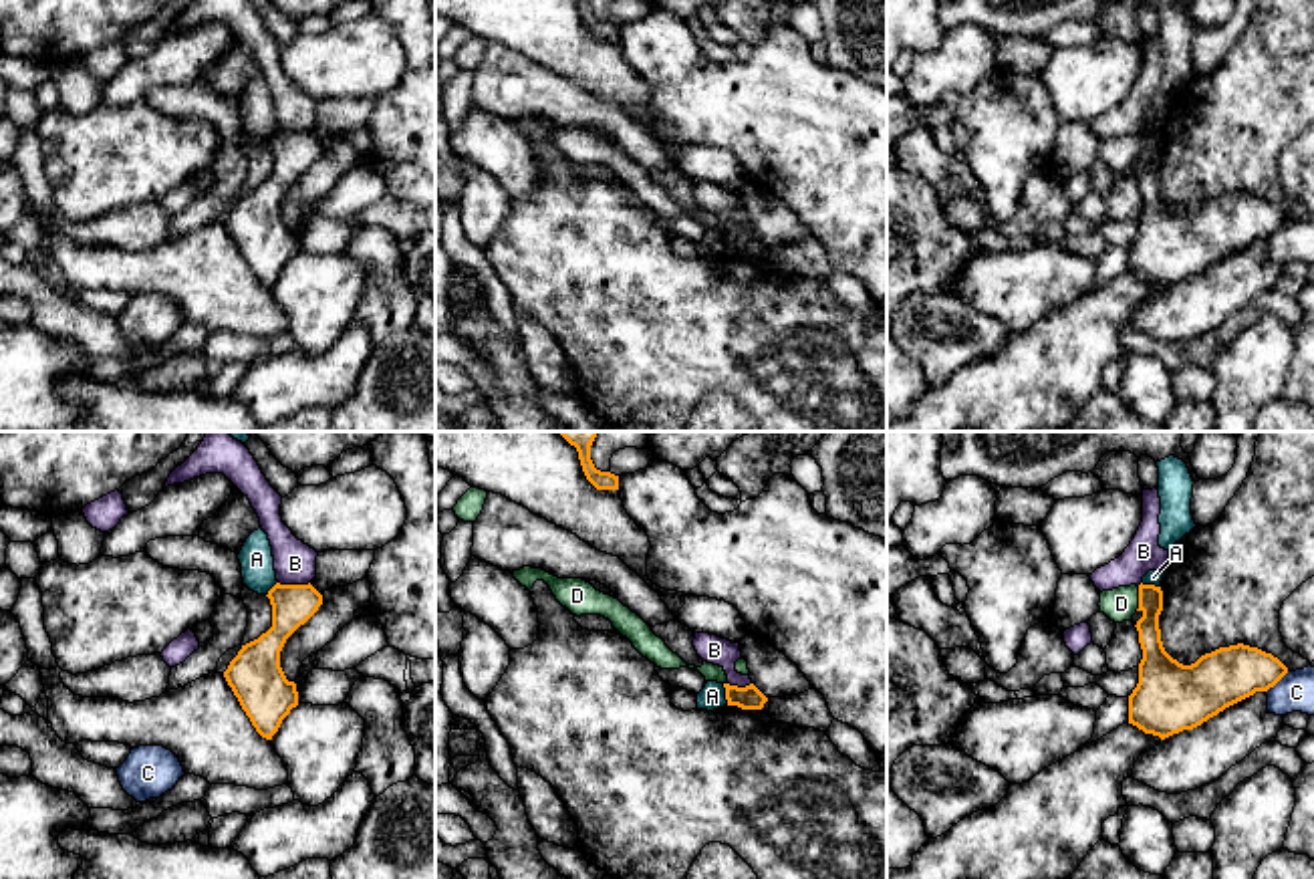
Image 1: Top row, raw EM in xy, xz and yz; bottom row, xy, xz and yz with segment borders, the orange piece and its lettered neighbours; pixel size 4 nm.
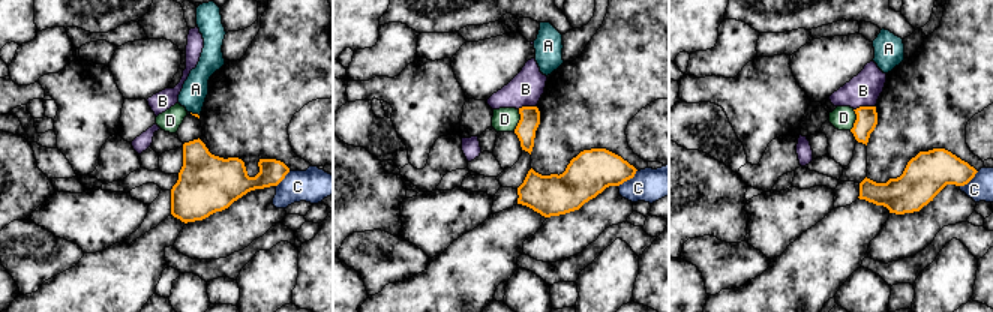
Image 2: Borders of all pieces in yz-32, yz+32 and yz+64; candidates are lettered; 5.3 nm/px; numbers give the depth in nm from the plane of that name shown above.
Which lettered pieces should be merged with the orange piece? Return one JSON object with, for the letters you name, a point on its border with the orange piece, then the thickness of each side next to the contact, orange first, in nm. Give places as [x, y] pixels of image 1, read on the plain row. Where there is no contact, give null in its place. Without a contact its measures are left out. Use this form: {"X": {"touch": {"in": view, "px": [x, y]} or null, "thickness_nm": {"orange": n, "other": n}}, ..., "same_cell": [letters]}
{"same_cell": []}

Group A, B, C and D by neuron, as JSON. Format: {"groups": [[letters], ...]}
{"groups": [["A"], ["B"], ["C"], ["D"]]}

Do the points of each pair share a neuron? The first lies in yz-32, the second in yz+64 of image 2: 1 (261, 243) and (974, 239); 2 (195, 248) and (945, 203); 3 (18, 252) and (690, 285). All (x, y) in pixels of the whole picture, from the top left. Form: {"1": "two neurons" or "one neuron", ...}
{"1": "one neuron", "2": "one neuron", "3": "two neurons"}

